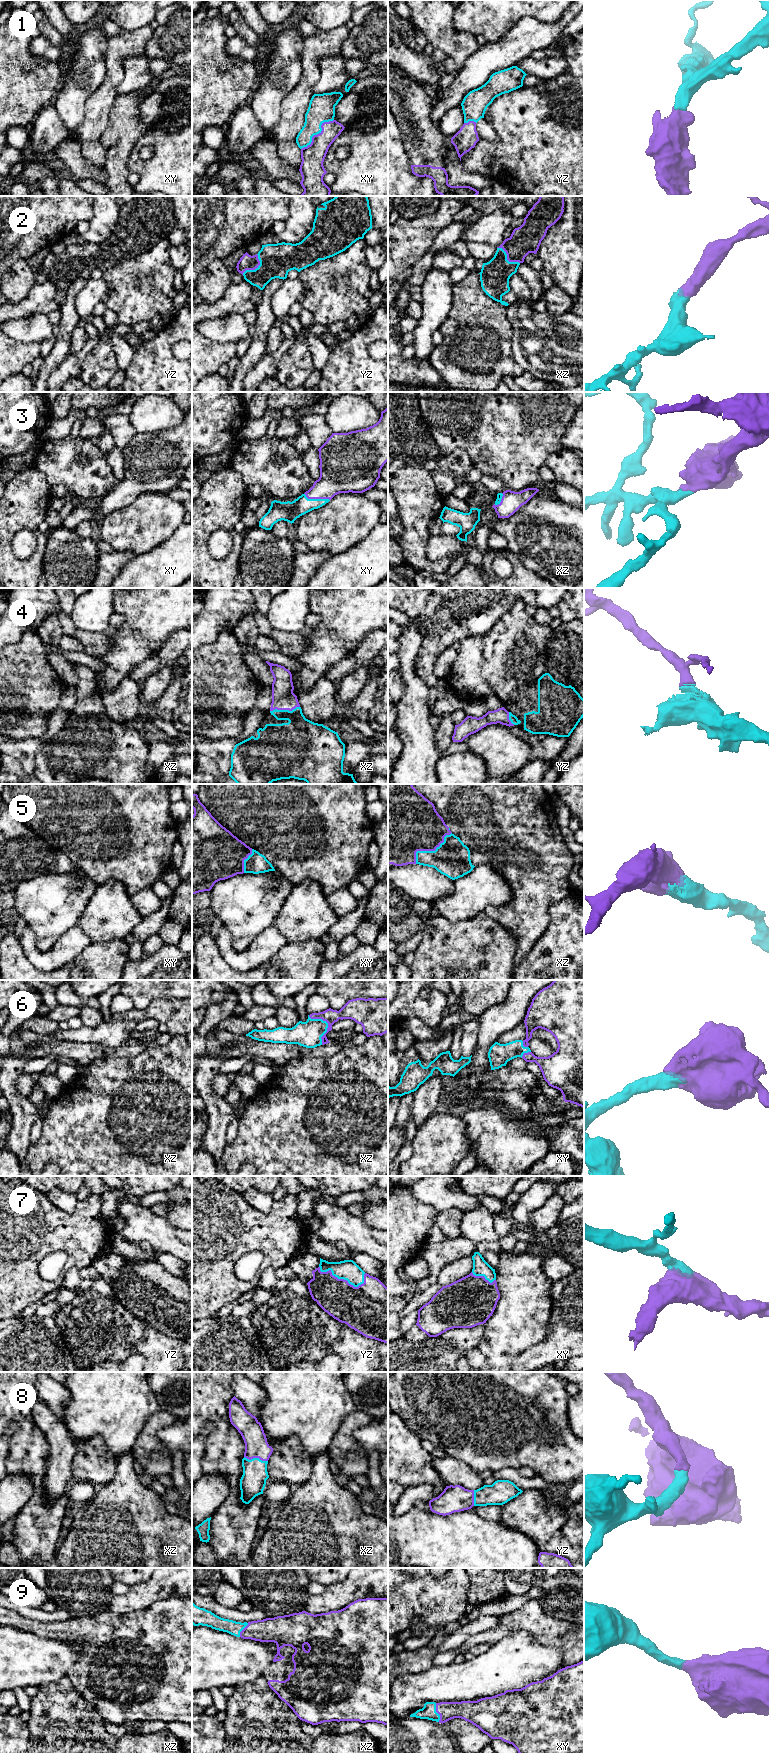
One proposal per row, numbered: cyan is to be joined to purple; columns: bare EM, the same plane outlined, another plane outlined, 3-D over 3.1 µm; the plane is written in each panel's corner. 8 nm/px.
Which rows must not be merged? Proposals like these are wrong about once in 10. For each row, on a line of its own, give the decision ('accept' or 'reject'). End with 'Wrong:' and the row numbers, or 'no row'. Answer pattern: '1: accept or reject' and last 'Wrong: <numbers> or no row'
1: accept
2: accept
3: accept
4: accept
5: accept
6: accept
7: accept
8: accept
9: accept
Wrong: no row

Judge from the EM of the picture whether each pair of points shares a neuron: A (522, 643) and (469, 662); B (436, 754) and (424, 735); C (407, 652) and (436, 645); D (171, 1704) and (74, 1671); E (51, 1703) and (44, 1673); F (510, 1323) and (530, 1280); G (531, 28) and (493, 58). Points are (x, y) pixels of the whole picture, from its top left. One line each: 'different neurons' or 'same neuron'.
A: same neuron
B: same neuron
C: different neurons
D: same neuron
E: different neurons
F: same neuron
G: same neuron

